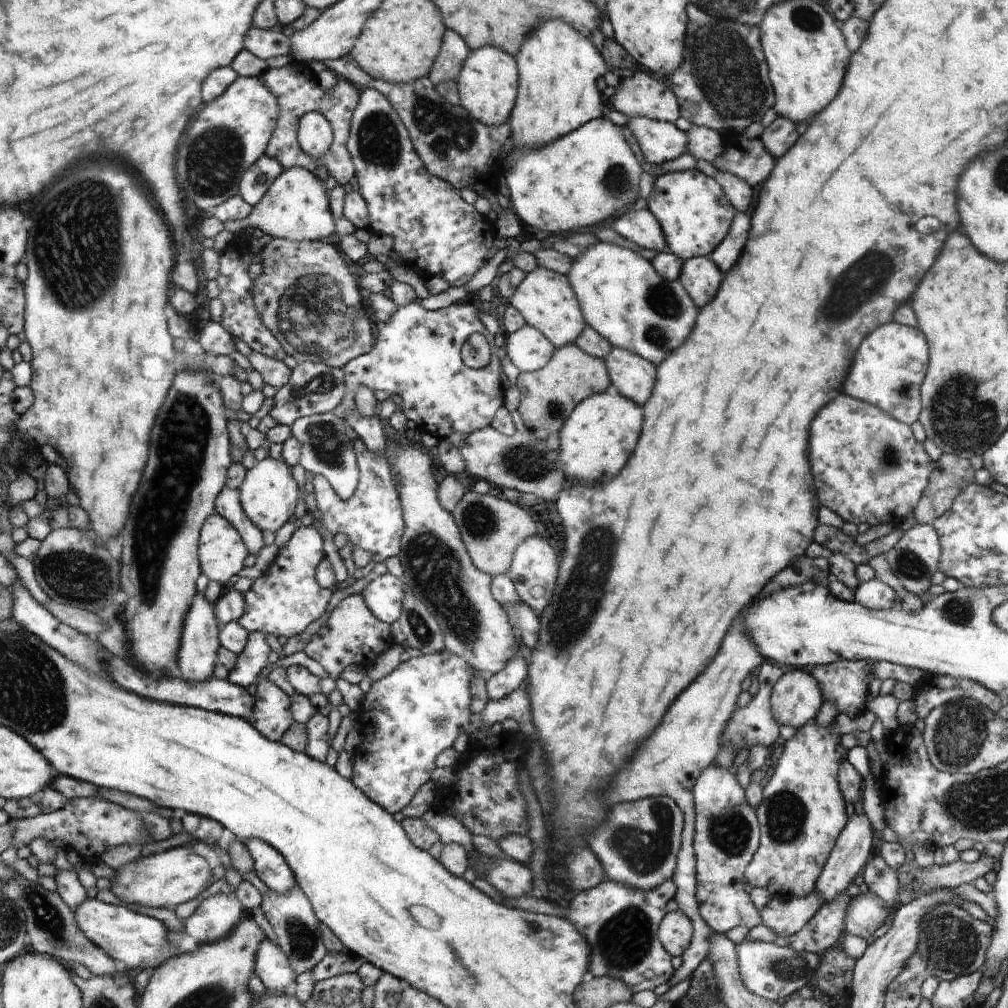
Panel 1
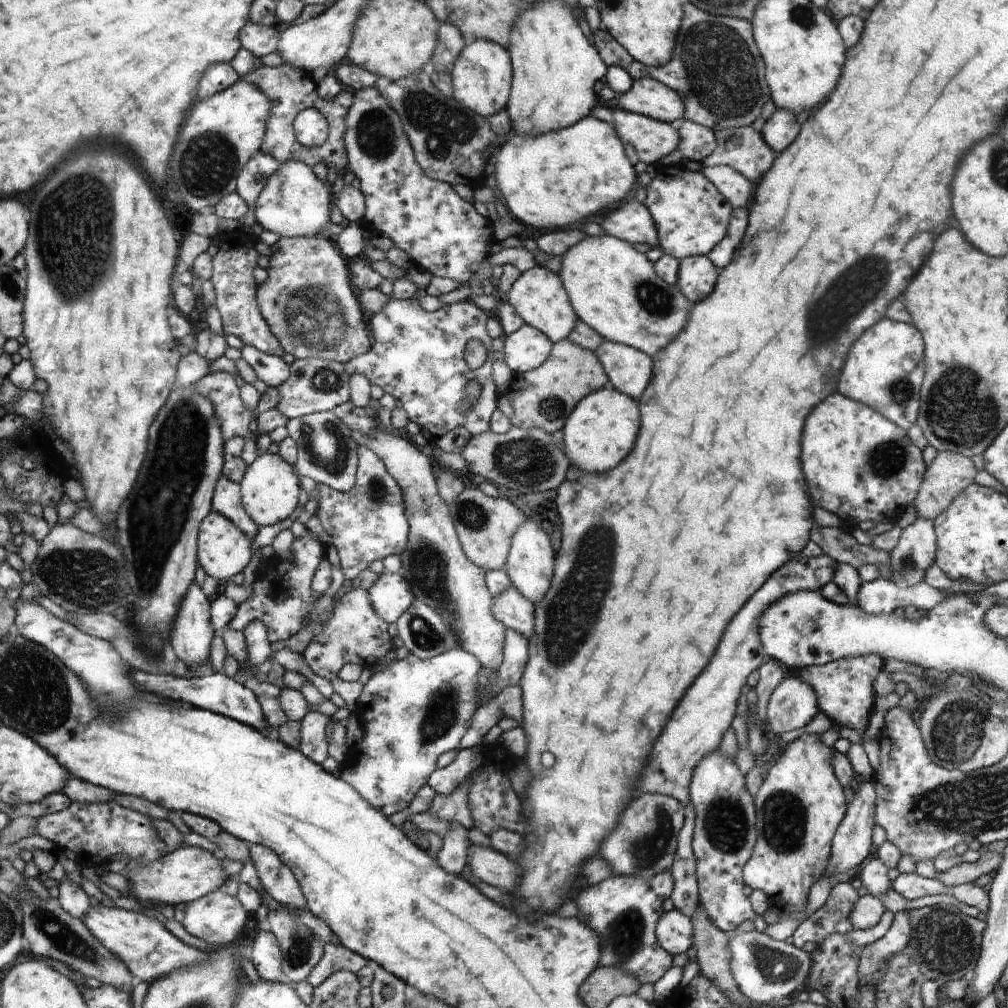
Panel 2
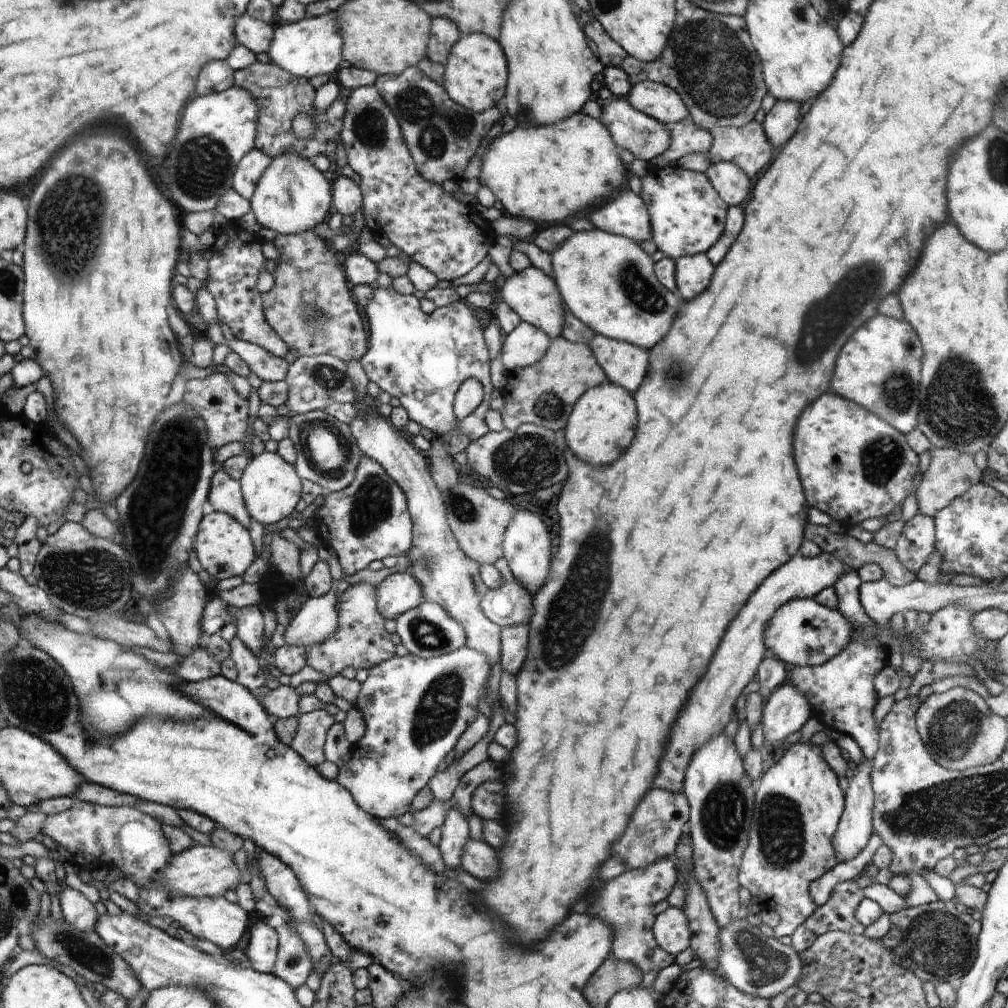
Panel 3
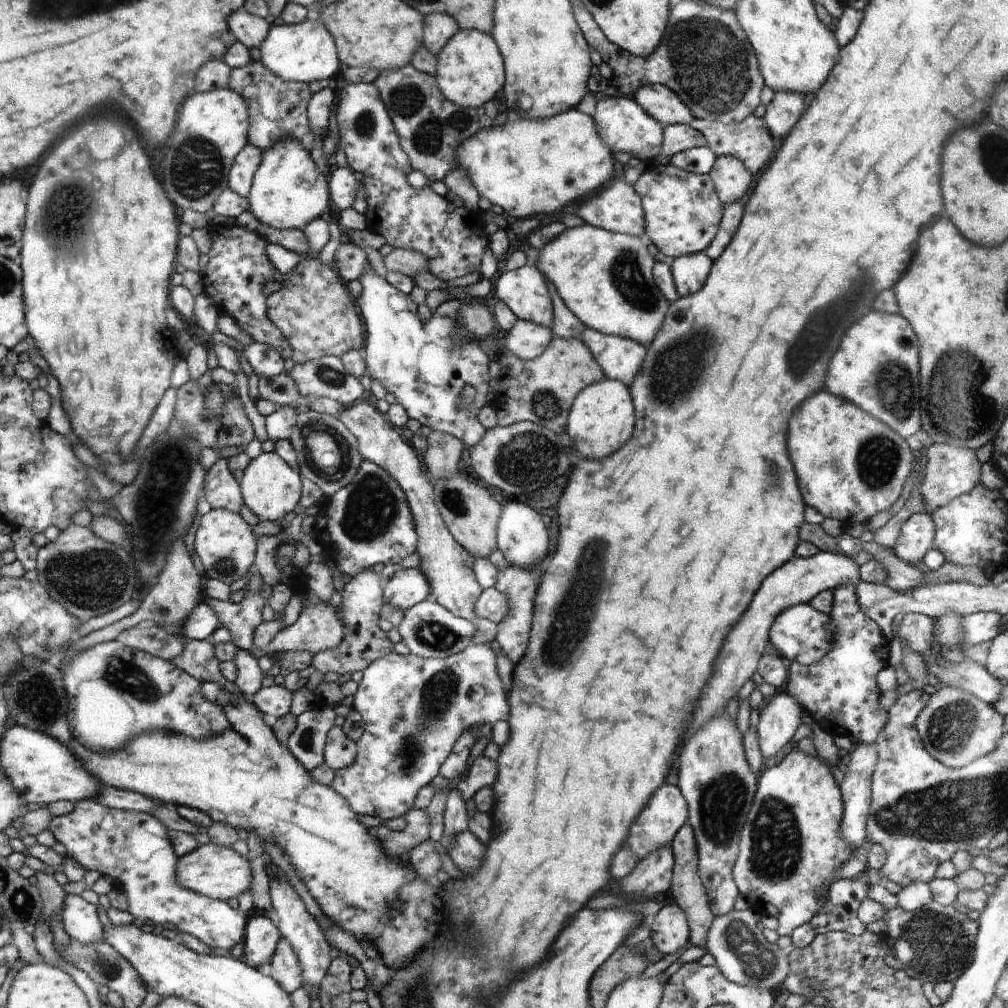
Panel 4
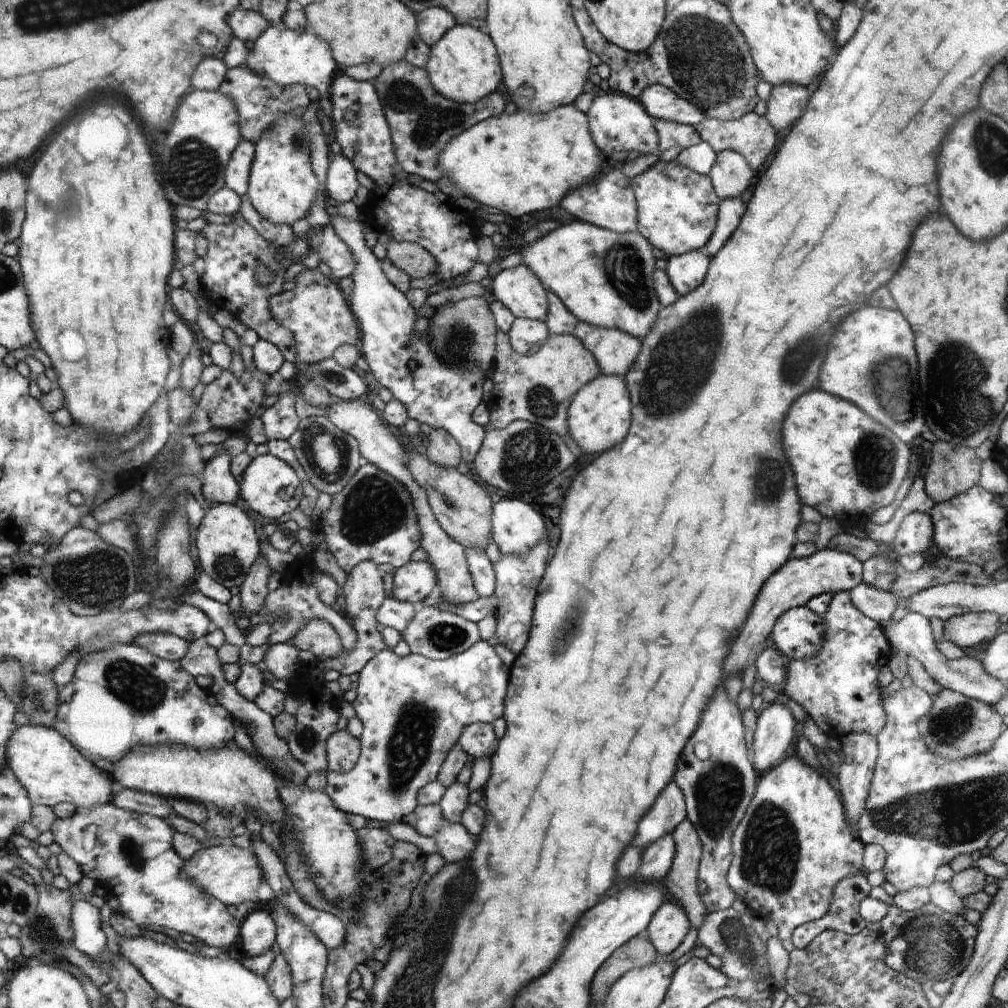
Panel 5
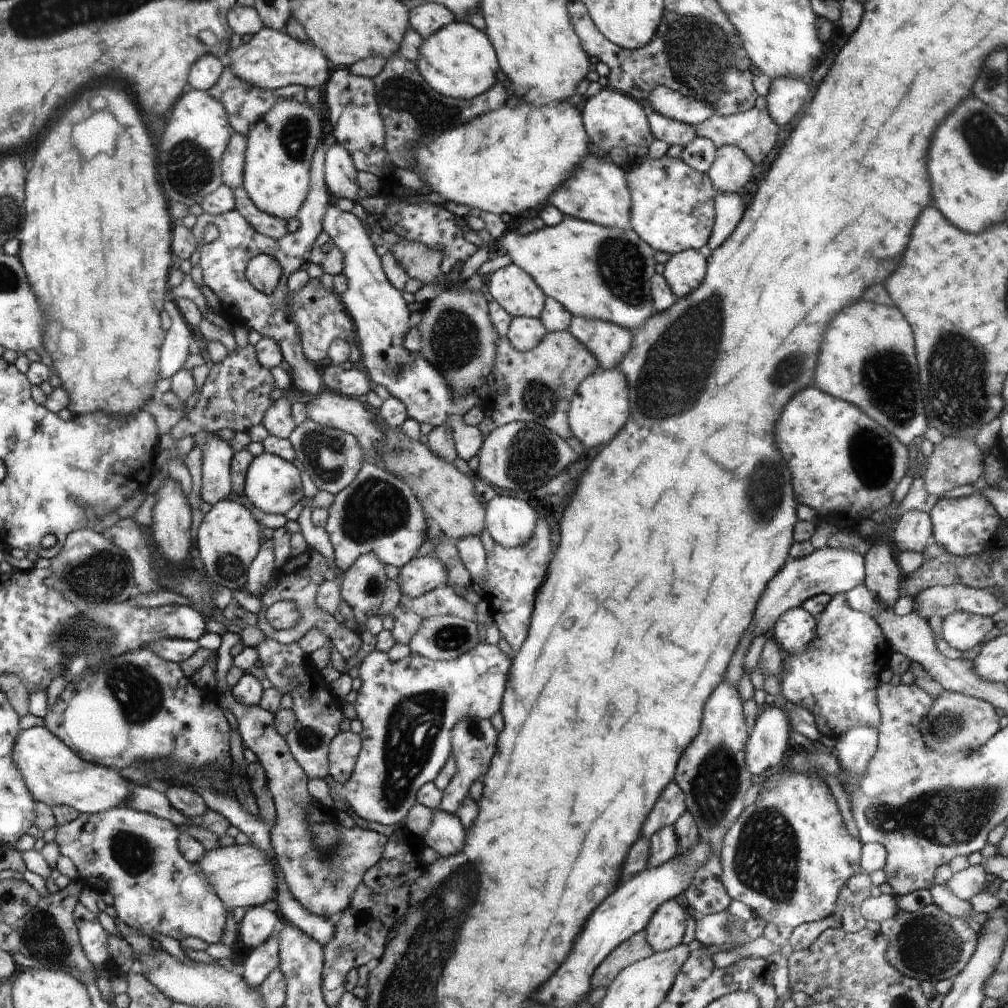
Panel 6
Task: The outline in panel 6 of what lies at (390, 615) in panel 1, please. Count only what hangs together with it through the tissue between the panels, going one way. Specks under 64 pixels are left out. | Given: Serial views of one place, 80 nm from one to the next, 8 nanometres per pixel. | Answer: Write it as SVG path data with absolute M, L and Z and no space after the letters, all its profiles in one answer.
M432 553L428 556L415 557L404 568L400 568L397 584L402 594L416 598L435 590L448 582L448 570Z

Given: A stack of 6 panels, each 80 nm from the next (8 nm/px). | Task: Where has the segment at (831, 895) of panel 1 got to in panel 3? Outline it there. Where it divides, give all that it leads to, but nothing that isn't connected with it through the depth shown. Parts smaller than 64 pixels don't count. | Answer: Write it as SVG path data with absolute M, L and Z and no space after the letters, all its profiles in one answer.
M865 758L863 763L852 765L849 777L849 786L846 790L845 814L841 816L840 826L837 828L833 844L840 863L855 859L864 852L869 840L873 836L873 806L876 797L873 793L872 770L874 761Z

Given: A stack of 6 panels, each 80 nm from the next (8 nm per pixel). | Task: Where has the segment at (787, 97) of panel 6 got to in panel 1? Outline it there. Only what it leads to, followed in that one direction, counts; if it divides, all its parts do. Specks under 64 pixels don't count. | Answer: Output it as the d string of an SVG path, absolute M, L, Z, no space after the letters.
M780 116L759 136L766 150L776 159L784 156L794 146L796 138L798 138L796 124L786 117Z

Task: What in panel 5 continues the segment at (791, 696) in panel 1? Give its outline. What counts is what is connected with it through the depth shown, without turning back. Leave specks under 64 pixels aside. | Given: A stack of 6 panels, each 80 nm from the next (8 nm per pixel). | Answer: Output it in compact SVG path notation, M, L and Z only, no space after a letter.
M782 696L770 703L768 708L758 712L751 759L759 775L780 762L786 748L792 744L796 720L784 703Z

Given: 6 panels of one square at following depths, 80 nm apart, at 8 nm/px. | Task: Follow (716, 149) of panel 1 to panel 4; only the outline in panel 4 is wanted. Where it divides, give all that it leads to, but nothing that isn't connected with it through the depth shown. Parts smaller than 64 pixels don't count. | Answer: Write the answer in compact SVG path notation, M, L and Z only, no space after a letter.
M678 123L664 126L664 144L660 154L665 162L670 162L671 158L679 152L706 146L707 140L699 130Z

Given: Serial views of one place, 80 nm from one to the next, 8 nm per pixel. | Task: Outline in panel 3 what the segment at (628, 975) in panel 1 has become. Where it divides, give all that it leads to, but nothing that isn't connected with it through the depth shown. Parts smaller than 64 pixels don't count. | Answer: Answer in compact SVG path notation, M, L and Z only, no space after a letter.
M675 857L660 859L644 870L628 869L615 879L609 880L603 889L592 898L588 912L613 926L613 948L610 956L636 965L643 974L660 972L675 962L675 956L668 954L657 943L653 935L656 916L652 911L655 904L668 899L677 884L678 872Z

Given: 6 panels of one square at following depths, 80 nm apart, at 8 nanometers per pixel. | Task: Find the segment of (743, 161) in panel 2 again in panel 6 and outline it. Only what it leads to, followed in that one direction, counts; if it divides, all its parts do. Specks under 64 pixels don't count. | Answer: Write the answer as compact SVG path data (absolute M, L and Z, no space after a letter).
M753 108L748 112L739 112L729 117L714 112L704 123L700 123L693 128L697 137L710 139L716 148L724 145L737 146L750 157L755 165L760 164L770 154L770 150L776 146L776 140L778 140L776 136L778 136L778 130L780 130L766 108L763 110Z

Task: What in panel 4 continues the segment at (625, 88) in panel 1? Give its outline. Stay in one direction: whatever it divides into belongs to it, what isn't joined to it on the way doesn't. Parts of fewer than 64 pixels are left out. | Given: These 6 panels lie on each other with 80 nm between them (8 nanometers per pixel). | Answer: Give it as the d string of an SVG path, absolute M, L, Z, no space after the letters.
M645 84L638 88L633 99L663 126L690 125L696 118L685 101L666 85Z

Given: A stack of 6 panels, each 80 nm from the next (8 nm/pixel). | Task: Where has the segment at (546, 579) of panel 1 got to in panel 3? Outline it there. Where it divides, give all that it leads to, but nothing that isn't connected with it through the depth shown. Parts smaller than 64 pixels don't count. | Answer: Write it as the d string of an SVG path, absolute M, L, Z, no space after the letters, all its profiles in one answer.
M525 508L515 510L515 517L509 524L505 532L504 538L504 557L508 561L508 566L514 578L534 596L545 586L549 572L552 569L550 564L550 538L548 538L548 530L544 528L542 520Z

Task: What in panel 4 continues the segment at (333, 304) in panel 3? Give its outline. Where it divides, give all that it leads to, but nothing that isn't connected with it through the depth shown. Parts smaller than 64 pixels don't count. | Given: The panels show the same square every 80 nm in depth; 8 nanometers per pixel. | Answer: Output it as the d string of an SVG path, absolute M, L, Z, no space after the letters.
M261 223L256 230L272 244L284 246L305 259L279 280L283 288L270 294L270 320L289 340L293 352L291 359L305 363L326 355L341 357L350 351L366 352L367 328L363 319L359 300L350 292L350 281L339 275L335 264L326 264L319 254L310 256L310 246L306 235L298 229L273 229Z

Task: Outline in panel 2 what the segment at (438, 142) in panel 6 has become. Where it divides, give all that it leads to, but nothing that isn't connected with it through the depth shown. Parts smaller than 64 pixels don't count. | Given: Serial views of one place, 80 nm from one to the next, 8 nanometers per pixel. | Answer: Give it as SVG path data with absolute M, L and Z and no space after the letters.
M587 117L572 127L539 137L516 134L501 149L496 156L498 160L492 183L498 197L507 202L512 217L527 228L566 229L570 224L584 222L618 200L622 202L632 192L632 163L626 154L624 142L612 124L595 117Z

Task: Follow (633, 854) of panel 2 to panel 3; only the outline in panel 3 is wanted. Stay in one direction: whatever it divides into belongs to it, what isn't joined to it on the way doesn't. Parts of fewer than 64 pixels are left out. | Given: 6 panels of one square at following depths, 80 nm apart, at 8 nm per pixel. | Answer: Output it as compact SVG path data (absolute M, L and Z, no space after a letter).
M654 789L654 792L648 792L646 798L638 804L626 836L622 836L618 844L614 844L614 856L625 864L626 869L632 870L644 870L660 859L674 857L688 822L689 801L684 794Z

